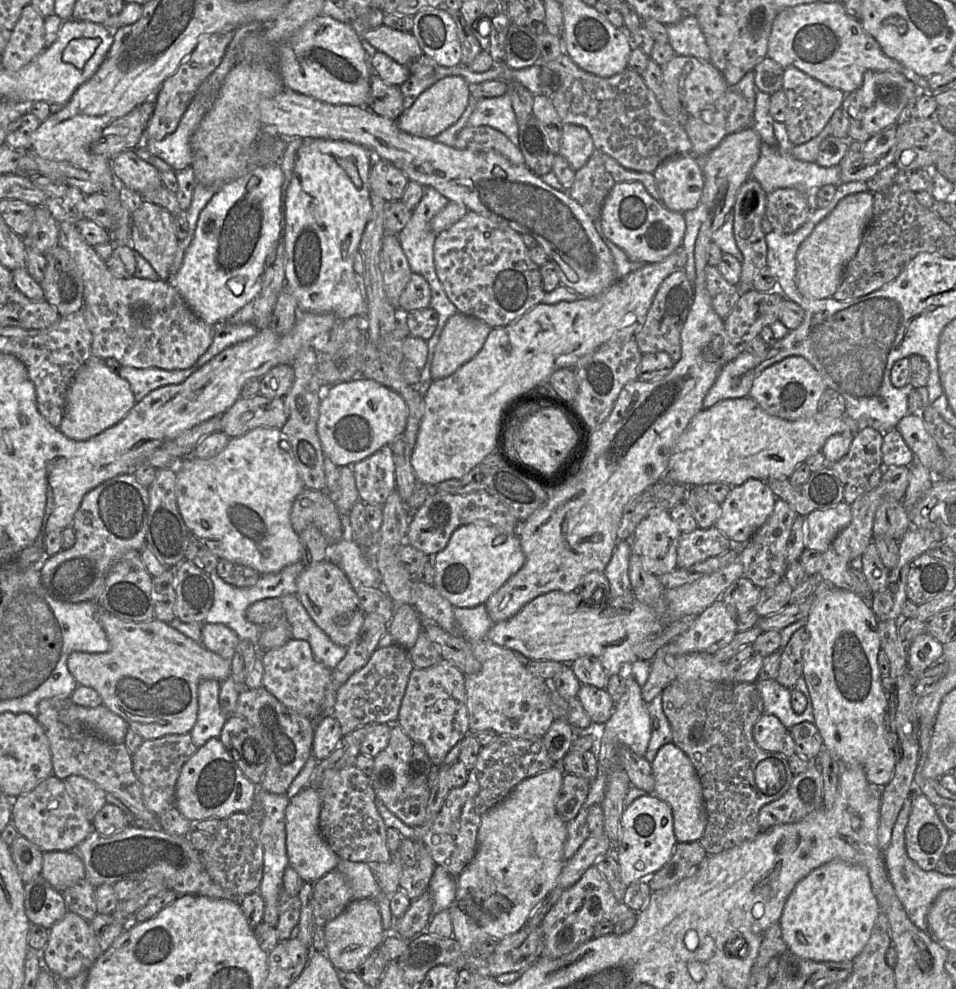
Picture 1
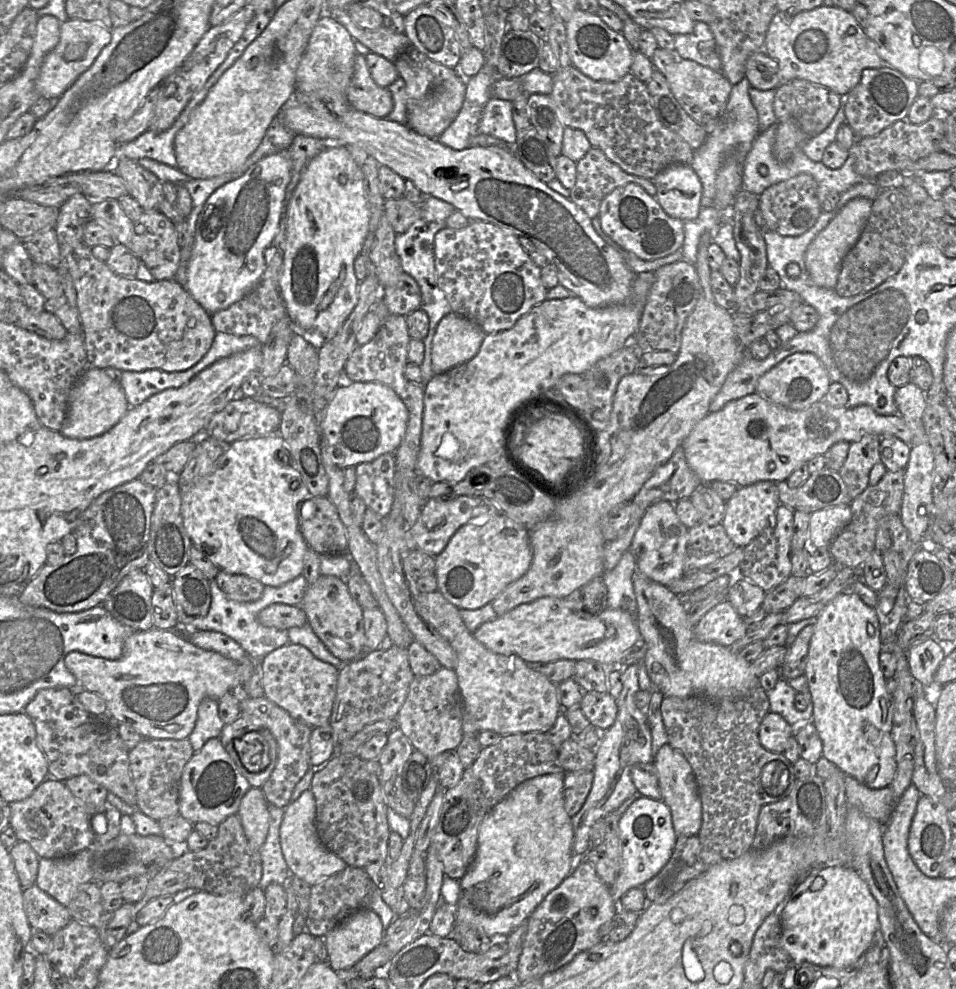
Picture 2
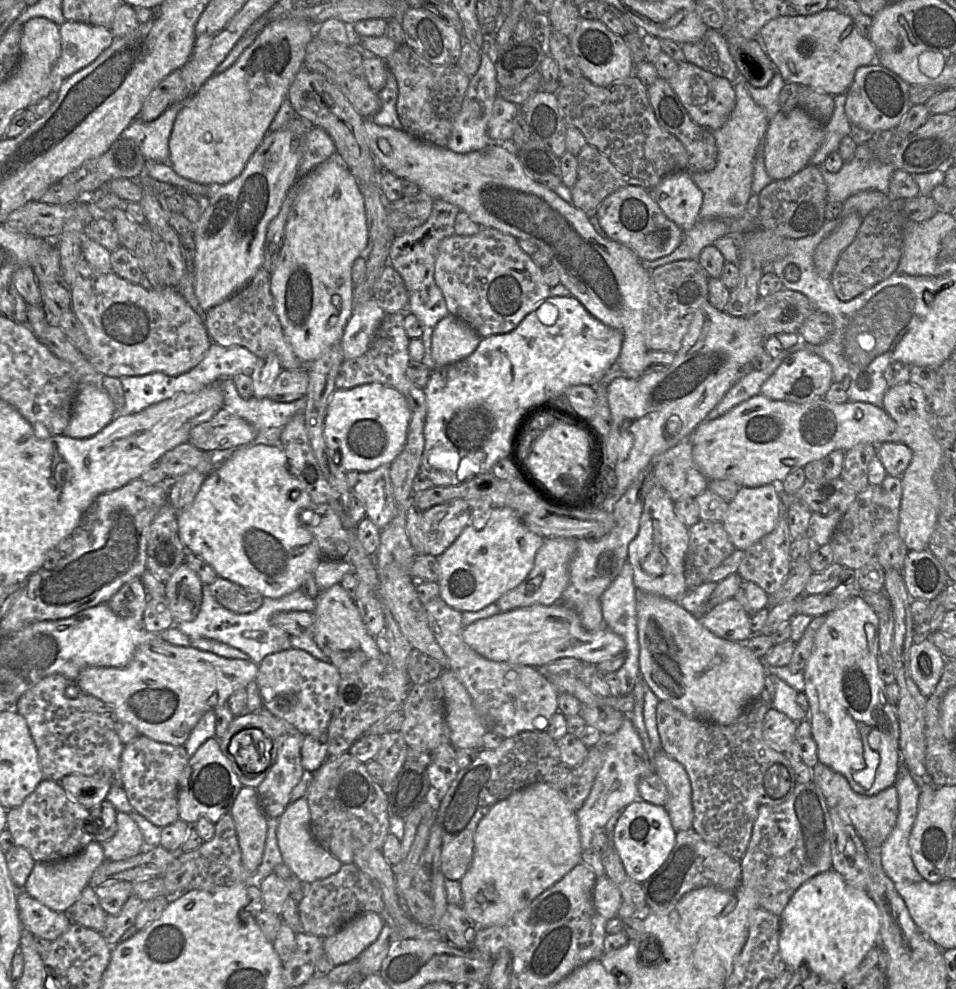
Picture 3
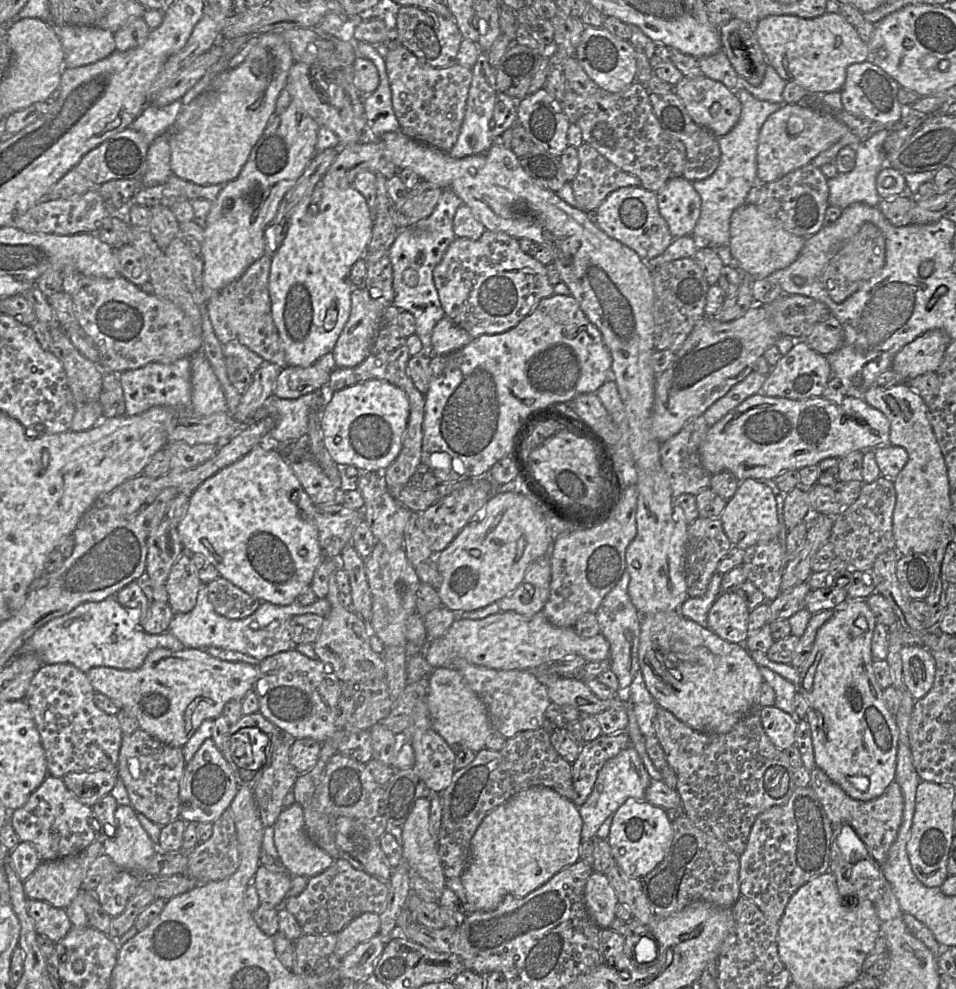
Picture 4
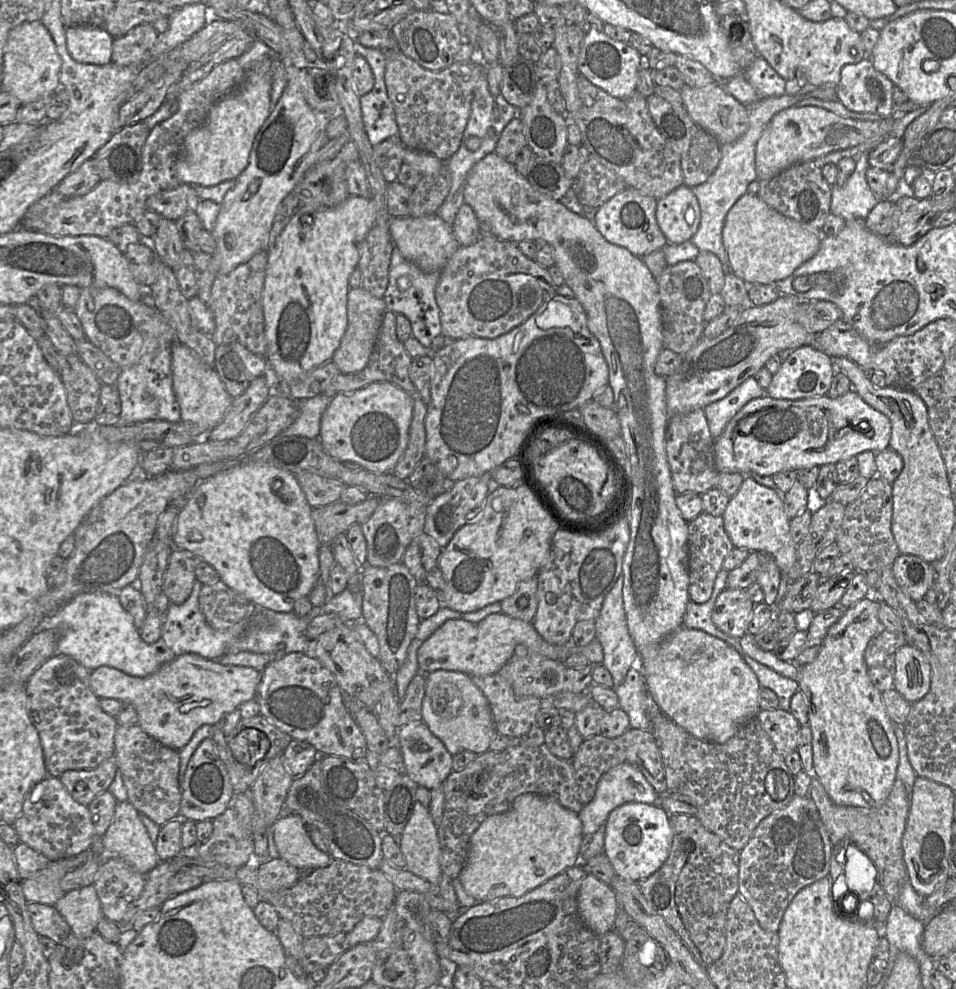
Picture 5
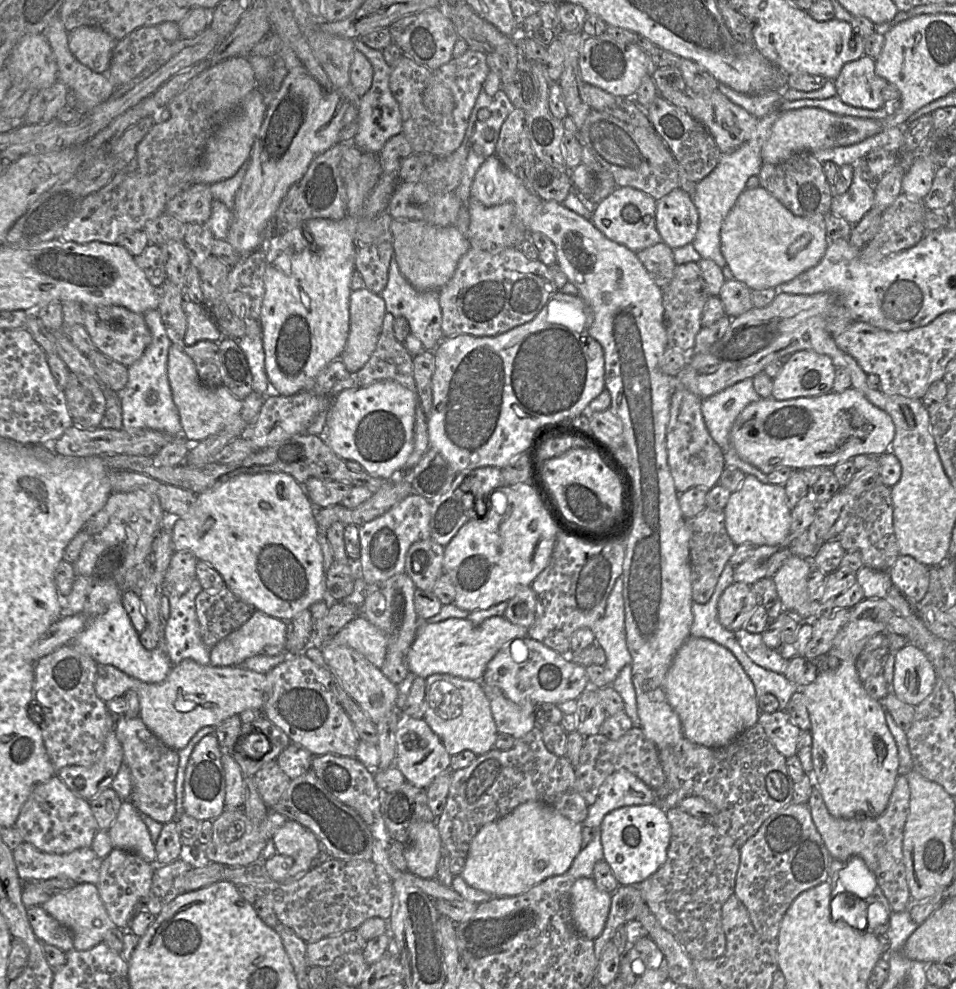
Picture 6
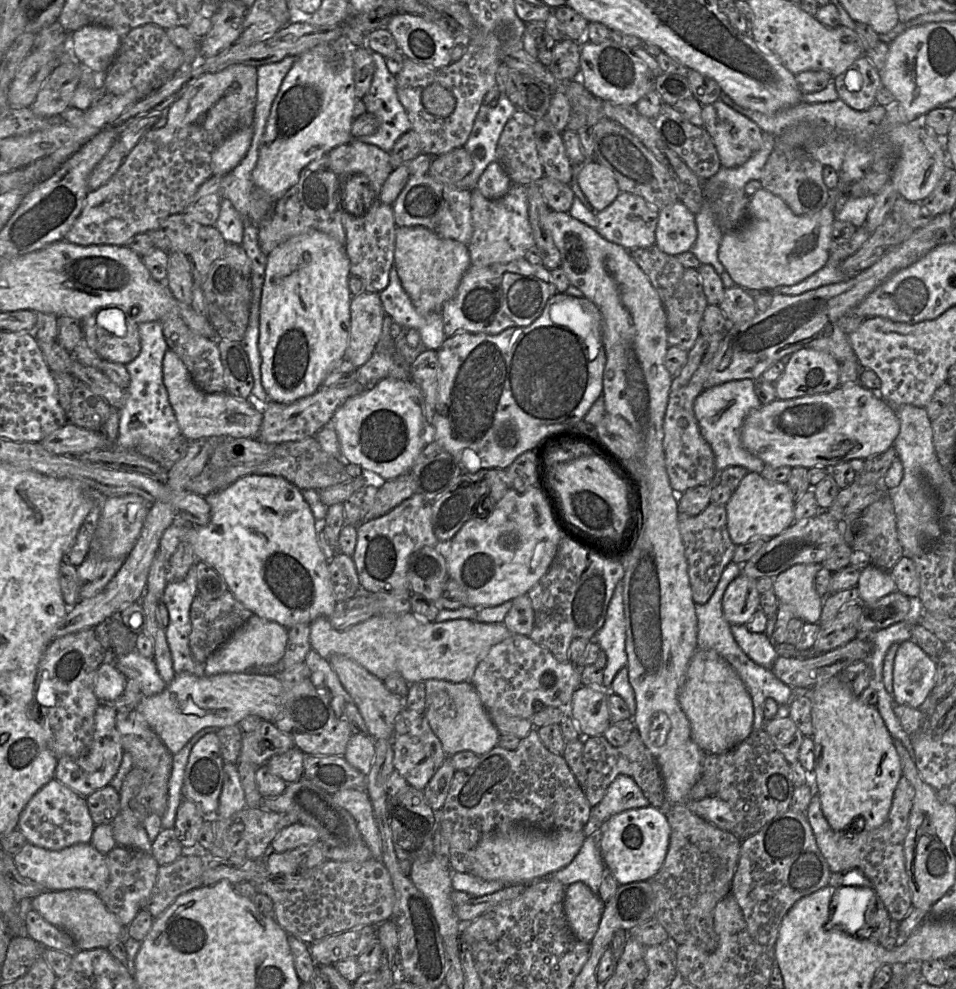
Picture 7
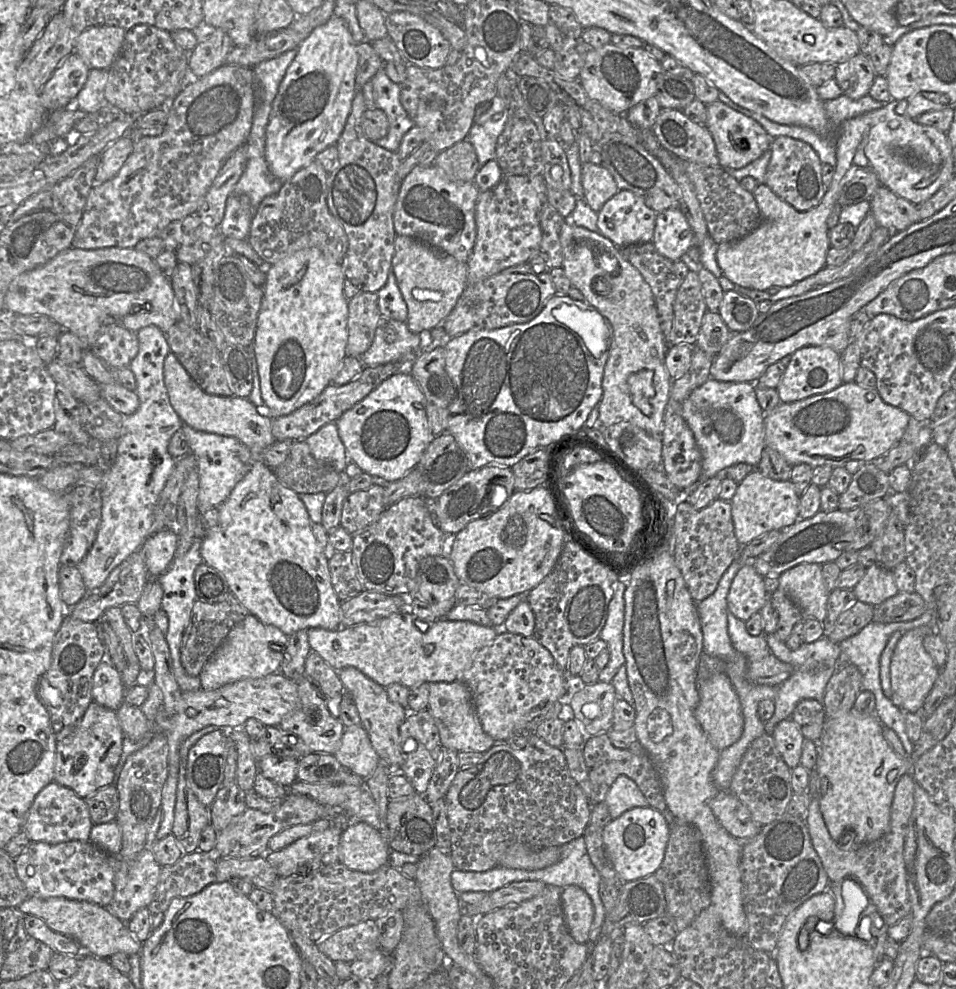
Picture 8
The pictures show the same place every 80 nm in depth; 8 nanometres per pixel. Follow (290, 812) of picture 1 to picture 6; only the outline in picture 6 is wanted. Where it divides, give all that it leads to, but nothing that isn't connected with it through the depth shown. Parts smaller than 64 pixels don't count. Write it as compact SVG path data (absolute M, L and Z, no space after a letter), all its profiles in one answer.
M287 820L273 836L277 853L293 857L307 857L317 862L323 849L315 834L294 820Z

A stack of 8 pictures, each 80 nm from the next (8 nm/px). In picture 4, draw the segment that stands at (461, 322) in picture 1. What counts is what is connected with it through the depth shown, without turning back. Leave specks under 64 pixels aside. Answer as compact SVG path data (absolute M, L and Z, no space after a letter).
M448 317L441 319L432 333L433 355L455 352L472 341L467 331L455 324Z

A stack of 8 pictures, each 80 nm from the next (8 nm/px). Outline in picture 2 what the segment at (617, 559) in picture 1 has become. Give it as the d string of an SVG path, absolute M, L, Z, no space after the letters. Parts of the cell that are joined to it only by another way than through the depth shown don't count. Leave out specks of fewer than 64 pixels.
M630 550L623 553L616 567L605 571L602 579L607 588L607 607L621 609L632 615L637 613L633 587L636 558Z

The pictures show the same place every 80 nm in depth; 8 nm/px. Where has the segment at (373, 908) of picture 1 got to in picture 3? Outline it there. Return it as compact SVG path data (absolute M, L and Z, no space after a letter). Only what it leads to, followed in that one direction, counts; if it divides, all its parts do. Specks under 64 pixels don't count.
M374 912L356 916L336 934L324 939L324 952L334 966L348 963L378 938L384 925L382 916Z

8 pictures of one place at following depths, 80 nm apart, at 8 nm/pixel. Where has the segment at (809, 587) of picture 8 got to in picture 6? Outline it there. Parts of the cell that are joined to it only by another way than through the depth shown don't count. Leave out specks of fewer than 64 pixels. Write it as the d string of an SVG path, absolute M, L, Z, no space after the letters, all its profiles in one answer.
M793 555L785 561L772 577L784 610L793 614L800 621L812 621L823 612L823 606L819 602L811 601L808 595L807 580L812 570L813 564L811 560Z

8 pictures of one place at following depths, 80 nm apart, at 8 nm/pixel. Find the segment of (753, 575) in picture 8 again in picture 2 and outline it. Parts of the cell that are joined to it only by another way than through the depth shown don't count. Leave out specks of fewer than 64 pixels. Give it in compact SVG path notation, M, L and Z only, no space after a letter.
M728 600L710 609L693 627L696 639L731 647L746 634L744 619Z

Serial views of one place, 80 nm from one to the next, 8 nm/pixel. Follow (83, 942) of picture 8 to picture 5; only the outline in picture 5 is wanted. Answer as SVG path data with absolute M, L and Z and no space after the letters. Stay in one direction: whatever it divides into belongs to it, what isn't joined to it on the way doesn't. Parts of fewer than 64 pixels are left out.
M93 885L65 893L53 906L68 923L71 933L79 939L93 935L104 917Z

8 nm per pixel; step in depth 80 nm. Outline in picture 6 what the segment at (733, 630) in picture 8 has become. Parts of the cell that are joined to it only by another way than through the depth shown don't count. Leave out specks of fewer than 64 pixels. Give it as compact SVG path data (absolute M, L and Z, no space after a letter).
M745 628L735 631L734 634L744 652L755 664L784 674L788 660L784 659L777 649L767 647L761 634L750 633Z

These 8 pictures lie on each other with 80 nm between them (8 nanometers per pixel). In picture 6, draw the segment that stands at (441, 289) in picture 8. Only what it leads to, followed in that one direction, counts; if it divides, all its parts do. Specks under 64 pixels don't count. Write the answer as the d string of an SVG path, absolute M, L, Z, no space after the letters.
M392 219L390 230L393 237L394 258L399 270L419 291L439 291L444 287L454 275L459 260L470 248L467 237L454 225L441 227L422 220Z

